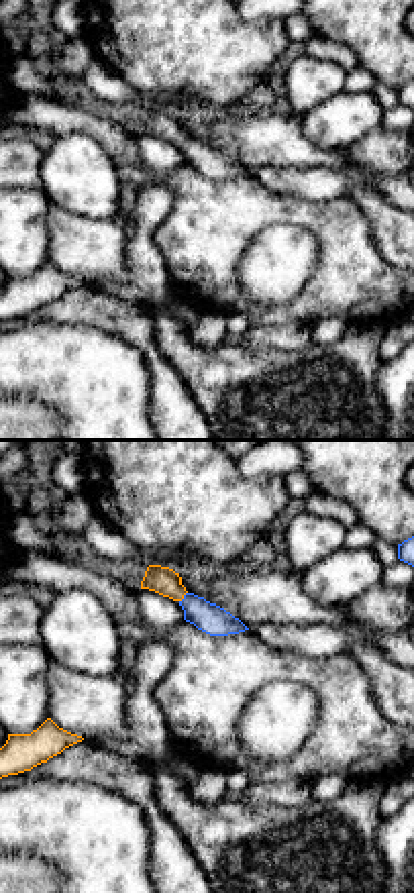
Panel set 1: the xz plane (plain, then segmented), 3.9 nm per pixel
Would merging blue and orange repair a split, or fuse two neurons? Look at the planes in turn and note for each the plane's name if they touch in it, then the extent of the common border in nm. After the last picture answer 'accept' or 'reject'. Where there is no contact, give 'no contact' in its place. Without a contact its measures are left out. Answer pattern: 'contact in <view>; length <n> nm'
contact in xz; length 50 nm

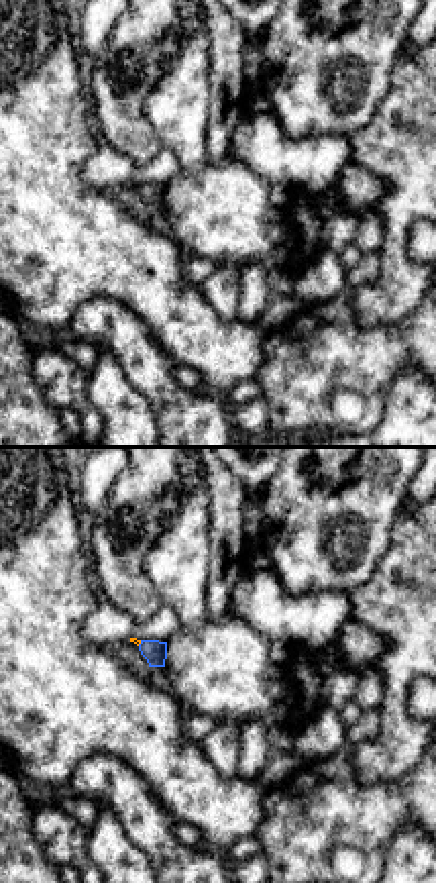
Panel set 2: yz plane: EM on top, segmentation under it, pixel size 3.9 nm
contact in yz; length 30 nm

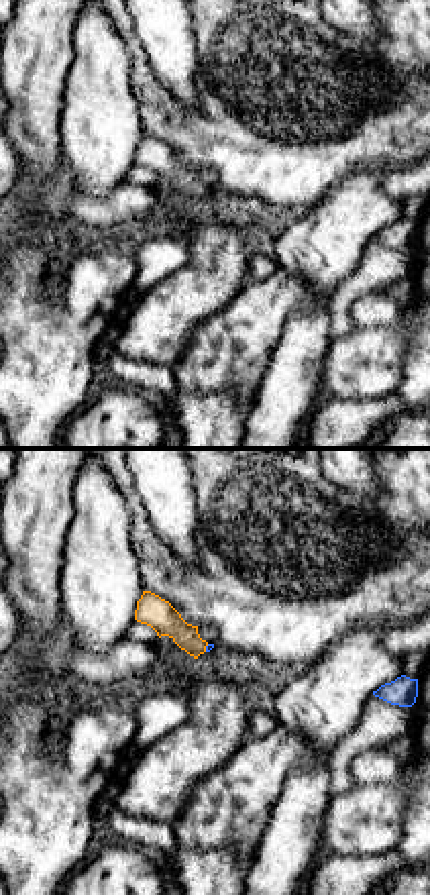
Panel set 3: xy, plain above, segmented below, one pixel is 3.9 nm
contact in xy; length 40 nm

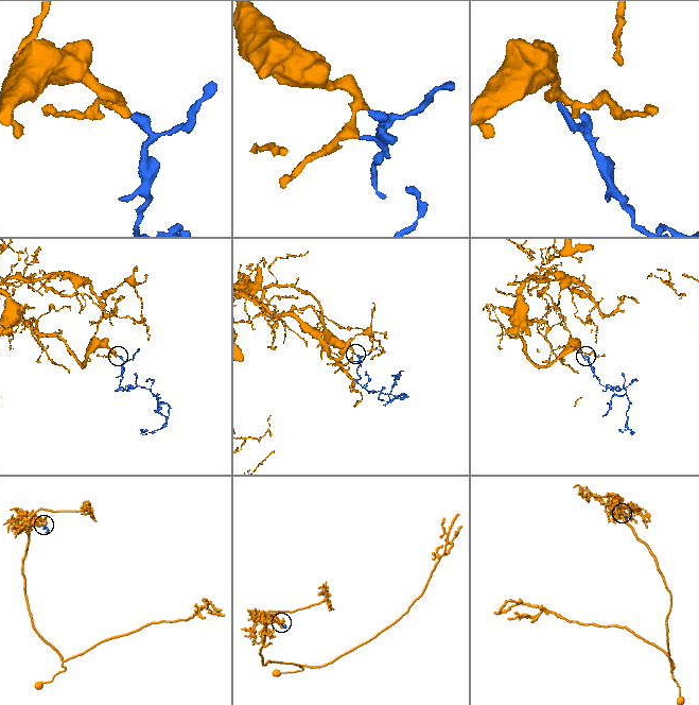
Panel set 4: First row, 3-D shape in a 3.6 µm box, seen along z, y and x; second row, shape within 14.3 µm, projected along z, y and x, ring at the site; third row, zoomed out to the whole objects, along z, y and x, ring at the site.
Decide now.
accept

